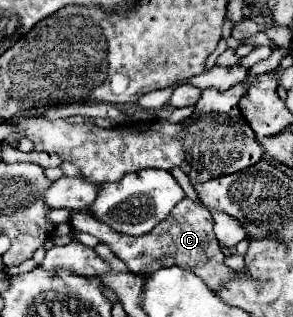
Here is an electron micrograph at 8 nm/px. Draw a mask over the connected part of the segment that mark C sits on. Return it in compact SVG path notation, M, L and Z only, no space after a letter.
M183 198L171 210L171 216L163 224L159 224L149 234L139 236L139 240L131 240L131 236L121 236L121 234L113 232L107 224L101 224L91 214L89 214L89 220L71 220L71 226L75 230L87 232L87 234L99 238L99 242L107 244L115 252L115 256L119 256L125 262L125 266L133 274L153 274L159 268L179 266L183 270L197 274L213 290L219 290L227 280L237 278L237 272L225 264L225 254L221 252L219 242L213 234L211 212L201 202L193 202L191 198Z

